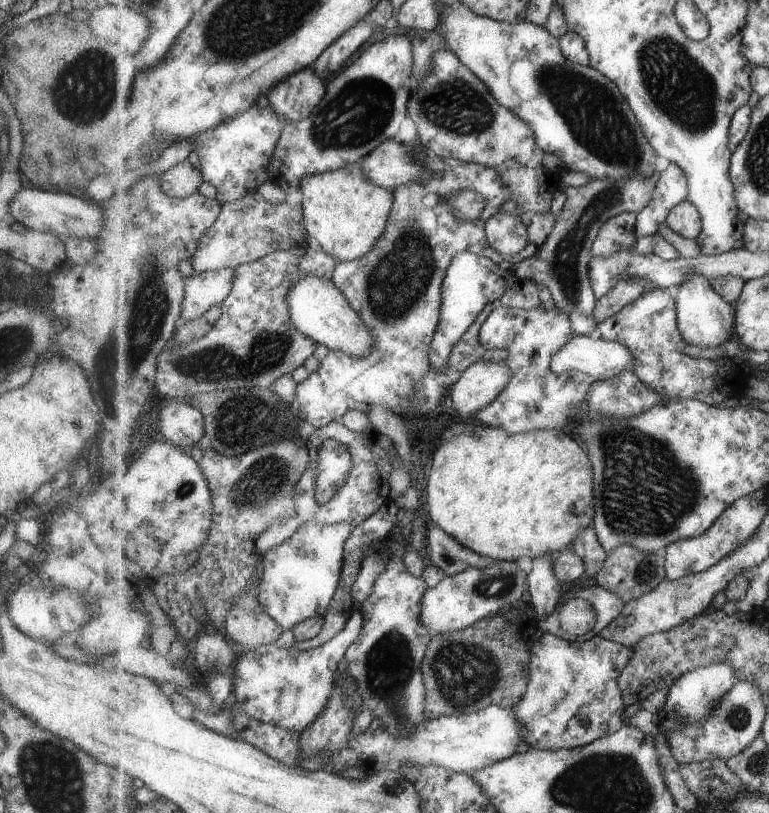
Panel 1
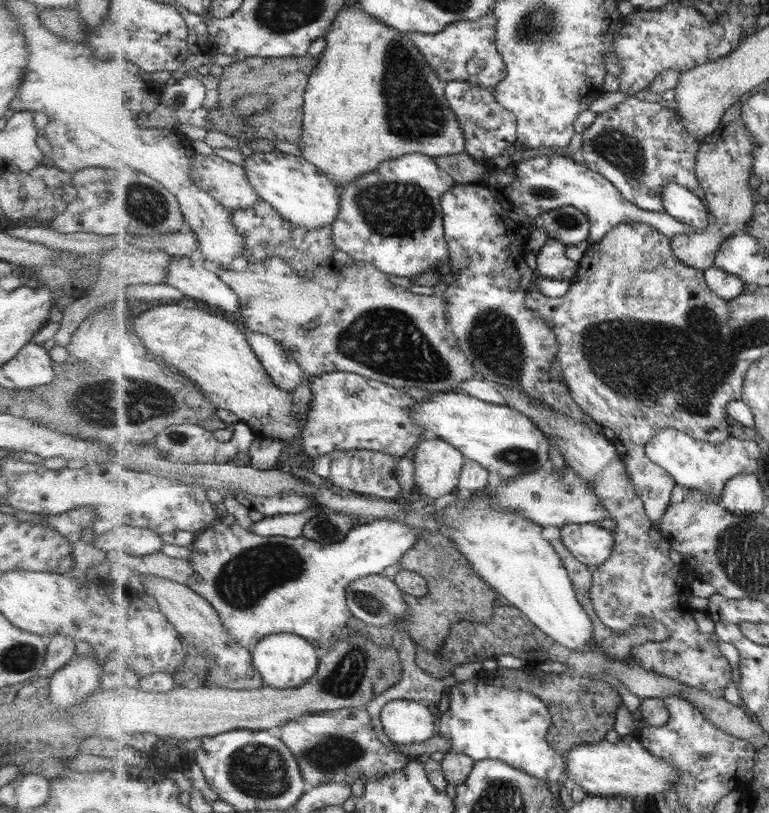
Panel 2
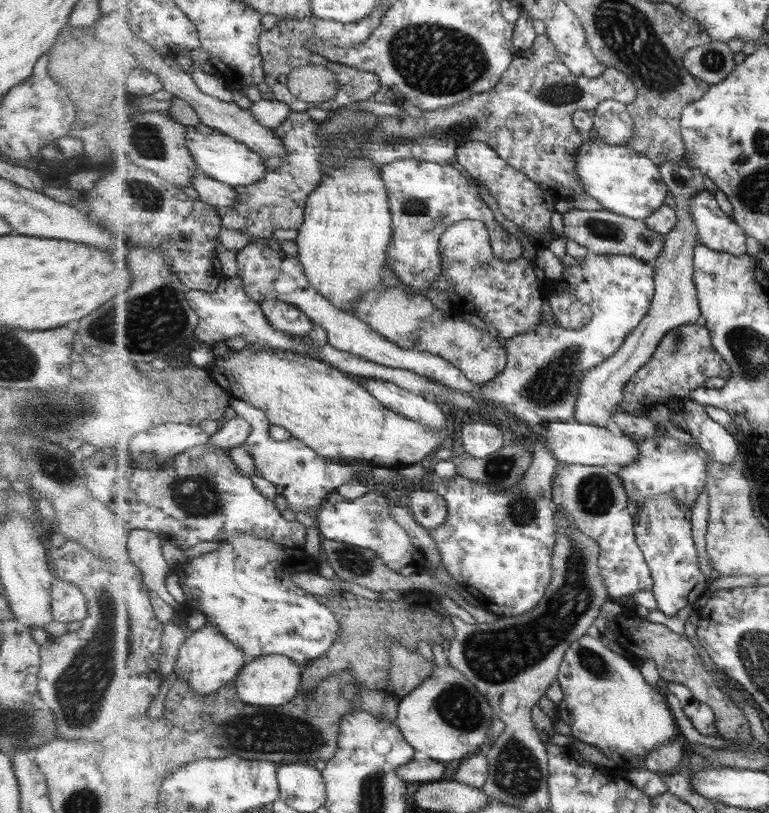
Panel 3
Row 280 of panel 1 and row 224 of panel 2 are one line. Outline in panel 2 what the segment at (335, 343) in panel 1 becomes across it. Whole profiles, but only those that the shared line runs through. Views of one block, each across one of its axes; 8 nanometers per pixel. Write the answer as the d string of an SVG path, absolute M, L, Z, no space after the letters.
M277 149L266 153L257 151L251 157L245 157L243 166L260 198L270 202L286 219L299 227L319 230L338 220L342 206L337 185L305 157Z

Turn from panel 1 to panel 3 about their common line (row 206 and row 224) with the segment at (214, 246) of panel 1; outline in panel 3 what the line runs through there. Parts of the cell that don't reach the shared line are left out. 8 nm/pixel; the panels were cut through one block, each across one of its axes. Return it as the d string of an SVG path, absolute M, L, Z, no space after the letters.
M544 32L539 35L533 46L523 52L512 66L505 71L500 84L491 92L473 94L467 101L460 102L451 108L441 110L423 111L421 117L414 118L407 113L394 116L382 117L382 120L364 132L352 132L352 134L340 134L334 140L326 142L318 135L320 123L311 119L306 111L291 109L285 122L275 129L275 136L285 146L286 155L266 159L268 173L264 180L251 186L235 187L238 197L231 207L222 210L222 226L229 230L240 230L255 239L269 239L273 236L272 230L277 228L296 229L305 220L305 209L309 195L319 186L325 178L324 168L327 165L340 167L347 157L353 155L365 155L377 166L395 162L401 159L421 159L427 162L451 164L456 158L460 144L468 140L478 140L489 143L501 158L504 158L511 166L517 167L529 175L535 182L541 183L542 187L566 198L580 195L586 192L585 185L581 182L577 172L578 149L582 148L587 139L586 134L574 130L574 114L577 110L595 110L603 101L618 101L630 105L635 102L638 90L633 79L623 71L608 66L605 72L597 78L575 75L562 61L556 44Z

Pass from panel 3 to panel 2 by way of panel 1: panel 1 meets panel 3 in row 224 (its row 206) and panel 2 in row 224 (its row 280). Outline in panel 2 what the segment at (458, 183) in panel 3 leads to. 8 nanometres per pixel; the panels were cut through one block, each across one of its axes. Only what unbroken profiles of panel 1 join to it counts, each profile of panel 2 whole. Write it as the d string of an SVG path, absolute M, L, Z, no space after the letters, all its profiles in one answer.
M406 154L383 161L379 169L362 174L355 182L344 186L340 194L341 212L338 220L332 224L338 250L346 252L355 262L373 264L387 275L411 279L427 270L436 271L451 260L441 197L457 183L459 182L441 168L432 155Z

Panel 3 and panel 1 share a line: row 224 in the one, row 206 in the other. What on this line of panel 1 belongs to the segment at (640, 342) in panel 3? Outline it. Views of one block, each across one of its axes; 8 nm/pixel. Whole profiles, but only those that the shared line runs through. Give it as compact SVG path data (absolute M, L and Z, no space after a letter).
M689 200L673 208L666 221L667 226L675 233L696 240L703 230L700 210Z

